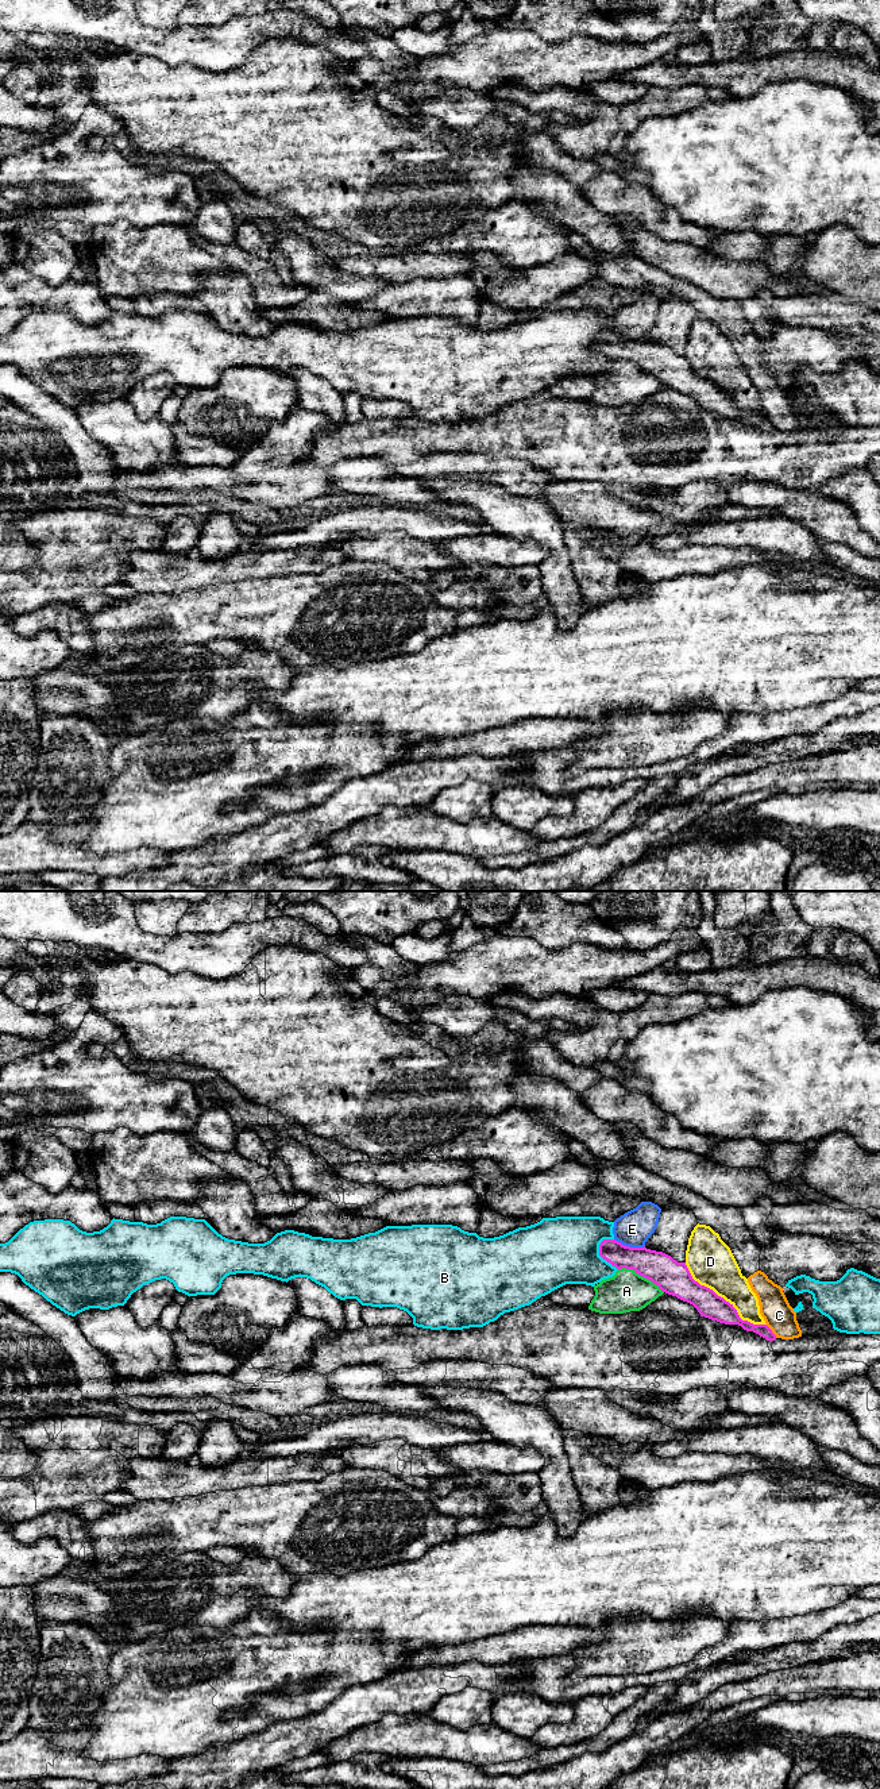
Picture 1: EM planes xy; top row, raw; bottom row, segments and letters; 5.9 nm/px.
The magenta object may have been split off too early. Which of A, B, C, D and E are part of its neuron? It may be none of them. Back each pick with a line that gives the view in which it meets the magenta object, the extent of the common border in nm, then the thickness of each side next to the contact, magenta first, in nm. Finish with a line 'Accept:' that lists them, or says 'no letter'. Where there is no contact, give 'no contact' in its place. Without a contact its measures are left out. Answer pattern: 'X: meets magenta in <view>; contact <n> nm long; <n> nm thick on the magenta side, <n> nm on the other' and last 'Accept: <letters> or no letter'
Accept: no letter

